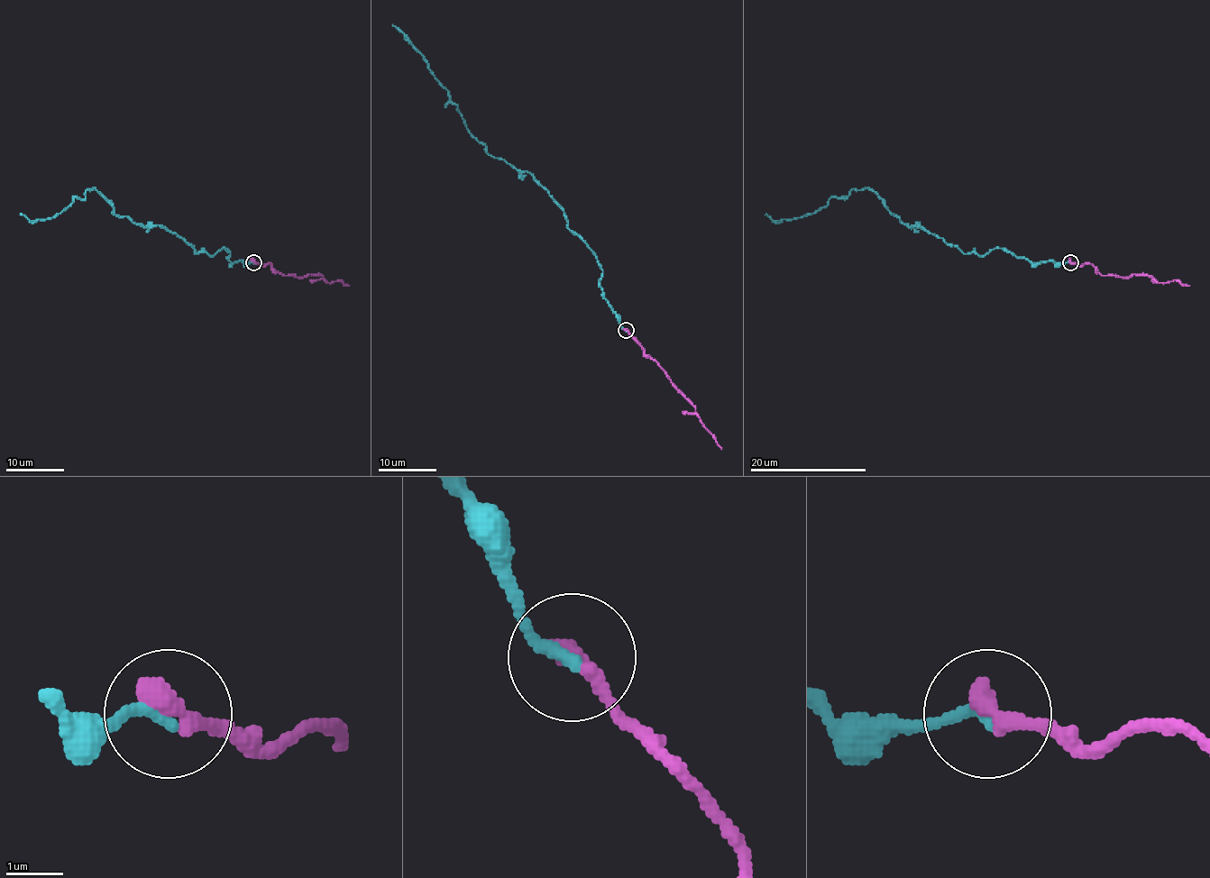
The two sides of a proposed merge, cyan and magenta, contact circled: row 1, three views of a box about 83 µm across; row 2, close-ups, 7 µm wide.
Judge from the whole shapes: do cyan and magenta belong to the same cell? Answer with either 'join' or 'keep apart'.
join

